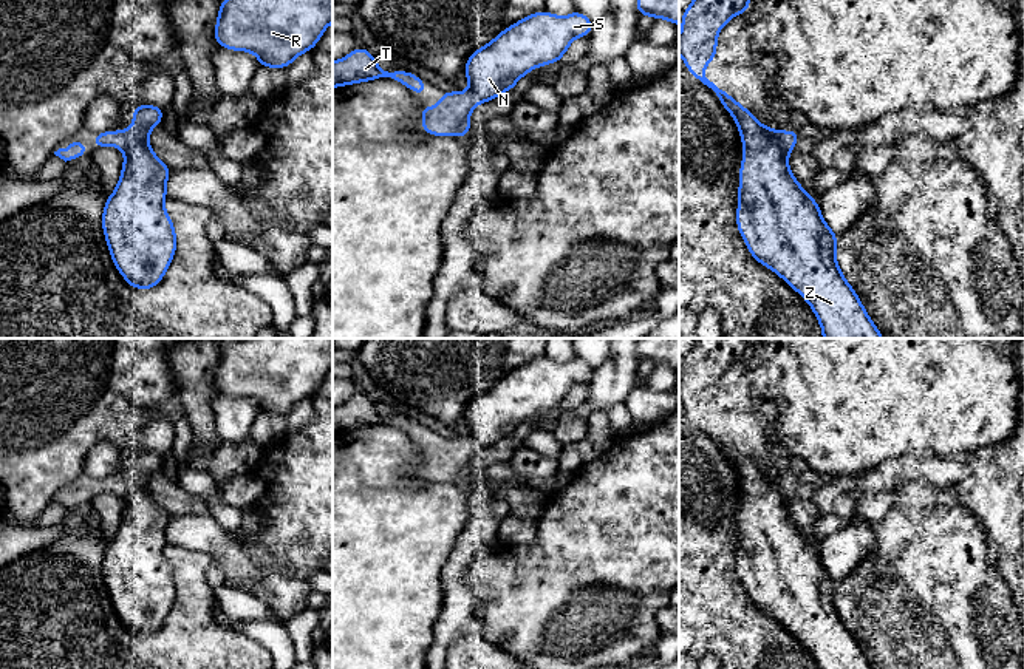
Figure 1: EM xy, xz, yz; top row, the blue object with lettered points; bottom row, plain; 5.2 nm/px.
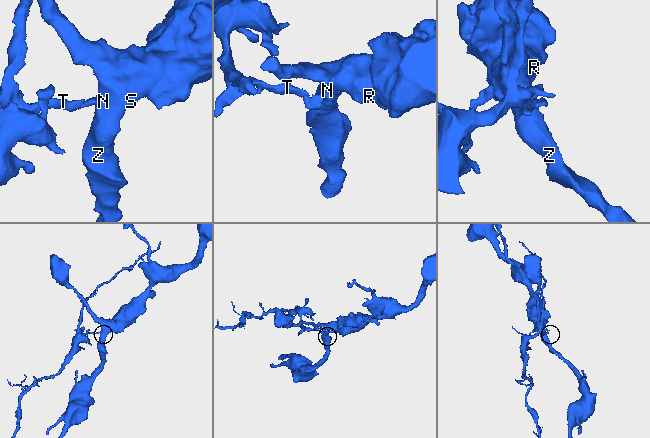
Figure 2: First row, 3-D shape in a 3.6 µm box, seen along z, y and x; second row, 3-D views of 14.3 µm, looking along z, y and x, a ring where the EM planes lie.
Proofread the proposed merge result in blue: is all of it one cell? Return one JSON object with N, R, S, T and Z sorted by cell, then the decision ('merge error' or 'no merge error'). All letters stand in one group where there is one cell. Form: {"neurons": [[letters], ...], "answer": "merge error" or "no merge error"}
{"neurons": [["N", "R", "S", "T", "Z"]], "answer": "no merge error"}

